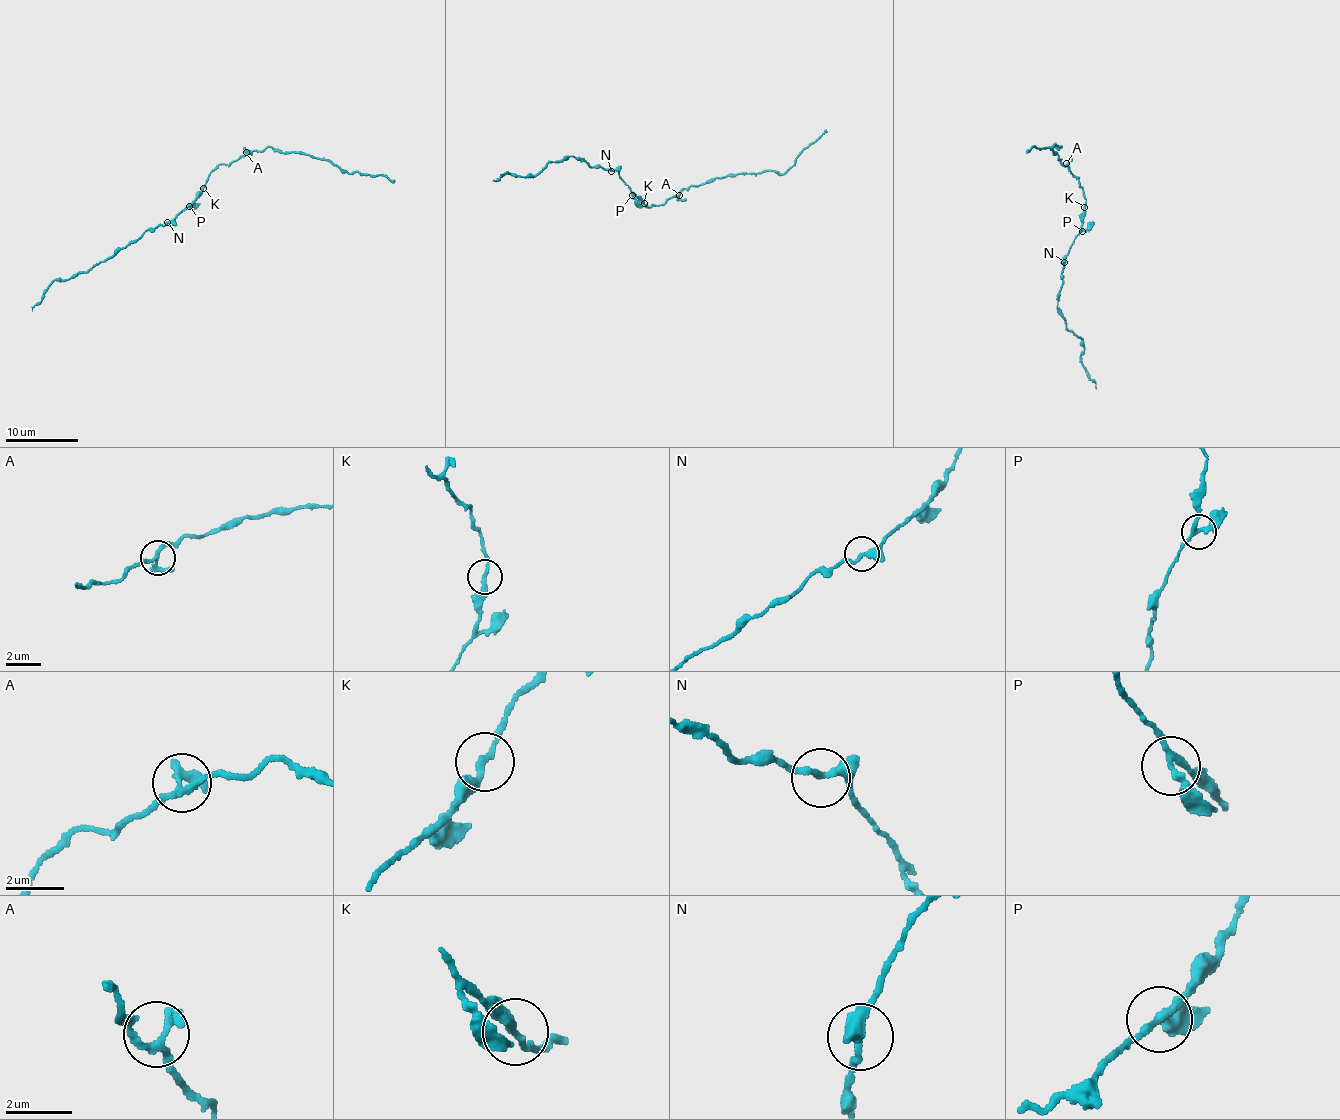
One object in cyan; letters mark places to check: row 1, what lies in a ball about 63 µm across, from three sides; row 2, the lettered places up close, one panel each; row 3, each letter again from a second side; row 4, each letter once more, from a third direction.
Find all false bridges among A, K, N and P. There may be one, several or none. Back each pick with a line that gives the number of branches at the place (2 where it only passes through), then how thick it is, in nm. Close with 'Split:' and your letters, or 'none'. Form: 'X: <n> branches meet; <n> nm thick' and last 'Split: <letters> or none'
Split: none

